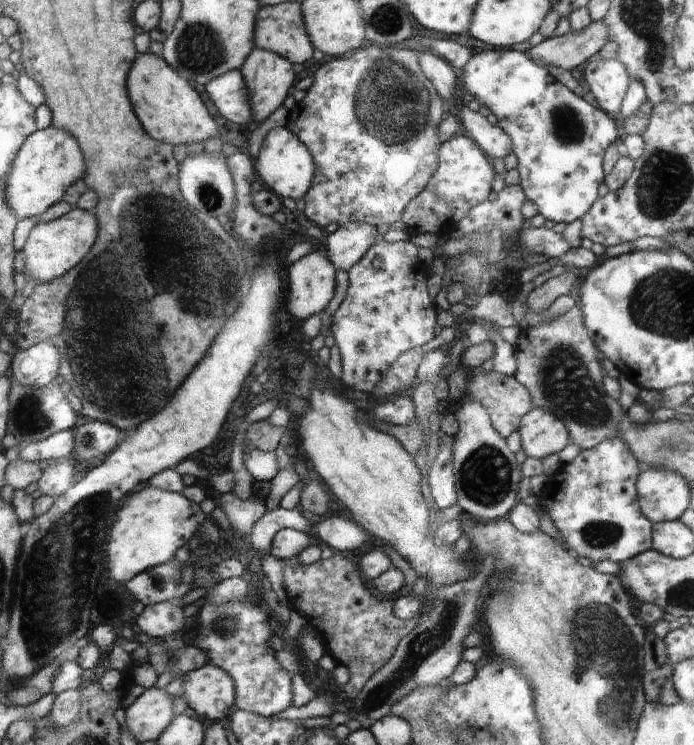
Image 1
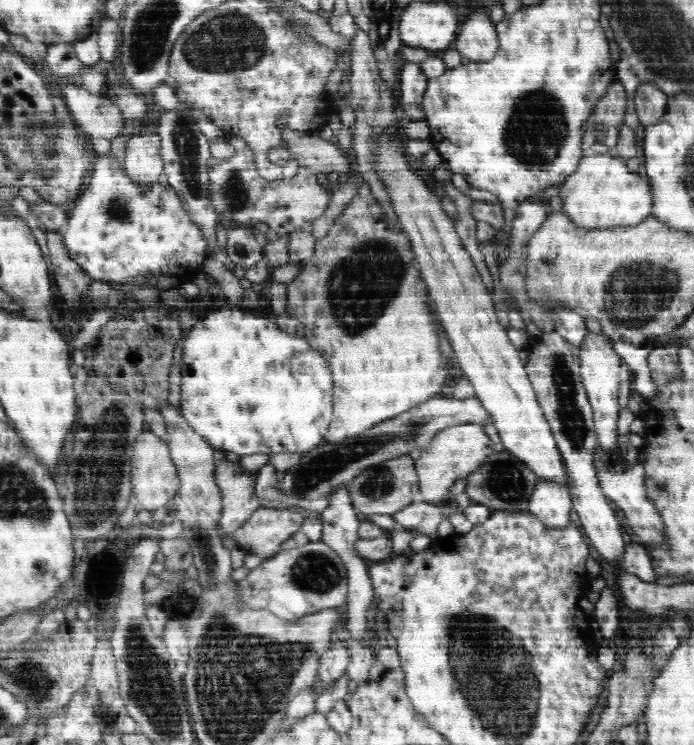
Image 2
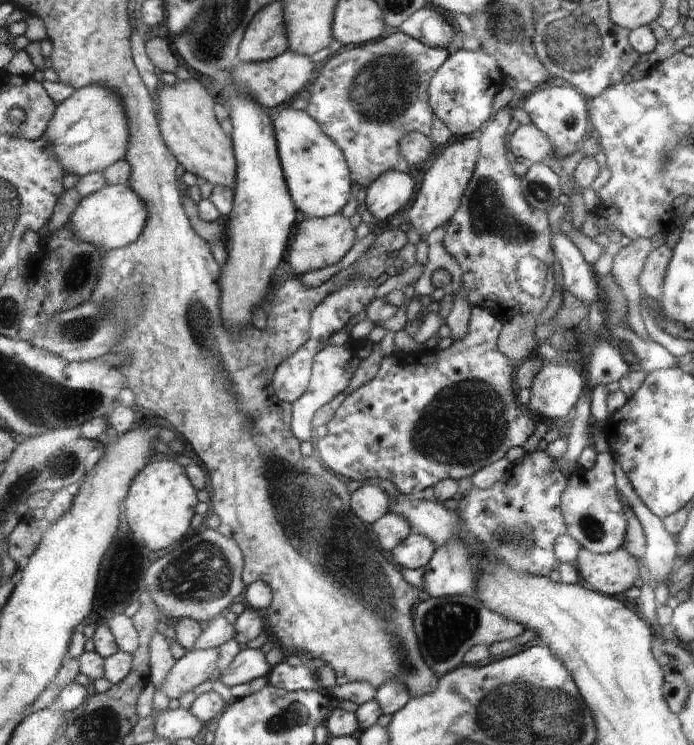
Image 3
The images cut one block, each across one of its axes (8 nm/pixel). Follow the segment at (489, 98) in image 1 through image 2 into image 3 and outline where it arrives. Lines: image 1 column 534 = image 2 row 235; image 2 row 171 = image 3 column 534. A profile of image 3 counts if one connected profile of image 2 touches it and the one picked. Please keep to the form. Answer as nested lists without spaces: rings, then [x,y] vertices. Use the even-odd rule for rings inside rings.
[[[540,86],[533,93],[525,95],[519,104],[530,116],[532,124],[545,132],[552,142],[554,159],[563,159],[574,152],[576,142],[584,136],[588,126],[588,108],[582,94],[578,94],[573,86]]]

